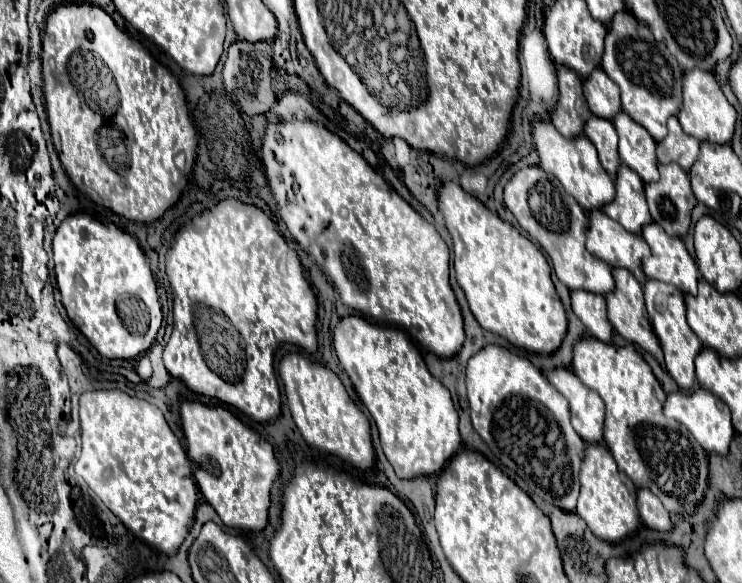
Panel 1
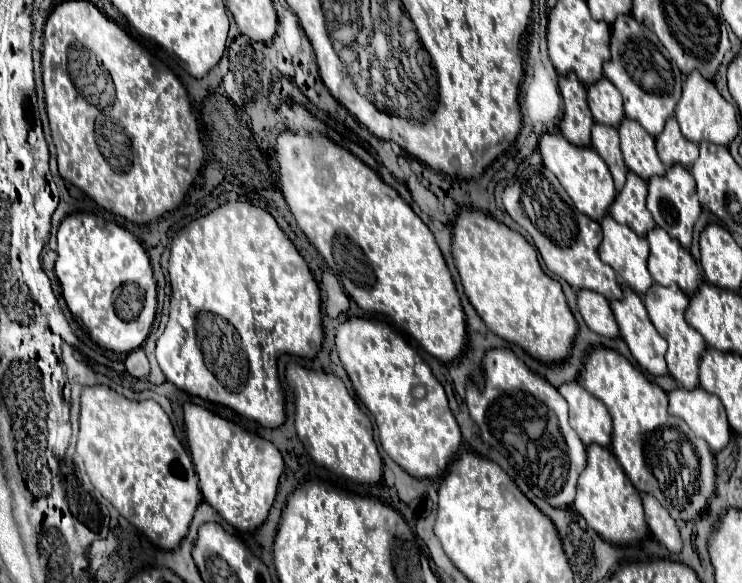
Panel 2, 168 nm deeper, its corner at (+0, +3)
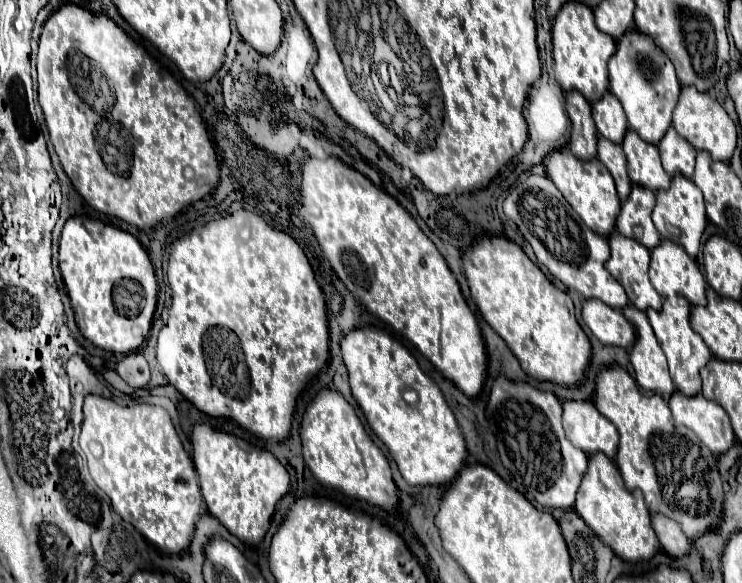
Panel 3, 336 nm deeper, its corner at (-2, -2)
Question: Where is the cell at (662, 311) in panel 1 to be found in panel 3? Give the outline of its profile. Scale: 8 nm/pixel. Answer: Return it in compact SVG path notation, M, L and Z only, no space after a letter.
M669 295L669 297L665 297L661 311L653 311L653 309L647 311L647 319L649 319L649 323L653 327L653 333L659 341L659 345L661 345L667 361L669 361L669 373L671 373L671 379L673 379L675 387L683 395L697 395L697 393L701 393L699 371L711 359L711 351L703 343L703 339L691 329L689 313L691 313L691 303L685 301L685 297Z

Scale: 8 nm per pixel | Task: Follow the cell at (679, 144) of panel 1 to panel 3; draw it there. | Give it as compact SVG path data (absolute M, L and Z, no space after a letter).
M673 127L667 129L667 133L663 135L663 139L657 145L659 153L661 153L661 161L665 171L673 177L675 173L681 173L685 177L693 175L693 167L695 167L695 149L693 145L689 145L689 141L685 141L683 137L677 135L677 131Z

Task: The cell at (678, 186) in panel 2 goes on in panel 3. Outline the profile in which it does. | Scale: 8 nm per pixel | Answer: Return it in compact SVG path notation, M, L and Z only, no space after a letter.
M677 175L671 179L671 187L667 191L657 191L657 205L651 213L651 217L663 239L669 239L669 241L681 245L689 253L689 257L697 257L697 251L701 245L701 235L707 225L707 215L705 215L703 195L691 179Z

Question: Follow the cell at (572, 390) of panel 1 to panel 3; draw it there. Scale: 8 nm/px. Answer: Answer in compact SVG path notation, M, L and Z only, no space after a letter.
M565 401L563 427L567 439L587 455L605 453L609 459L617 453L617 429L605 419L591 401Z

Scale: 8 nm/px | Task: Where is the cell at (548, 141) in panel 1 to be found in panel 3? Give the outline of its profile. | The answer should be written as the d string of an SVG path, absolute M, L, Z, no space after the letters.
M569 149L553 151L551 155L545 157L543 163L547 169L547 177L555 183L555 187L561 191L561 195L567 199L567 203L573 207L573 211L577 211L577 215L585 221L585 225L591 231L607 237L607 233L611 233L615 229L615 219L617 219L619 207L621 207L613 177L607 171L607 167L599 159L579 161L577 157L573 157L573 153L569 153Z

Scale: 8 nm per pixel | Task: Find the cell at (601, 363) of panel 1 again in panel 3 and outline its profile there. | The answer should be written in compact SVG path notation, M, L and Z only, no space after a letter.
M609 367L597 377L595 407L601 415L605 415L619 431L619 453L615 463L621 471L625 487L629 491L639 489L645 495L645 503L651 513L661 513L675 519L689 539L701 537L705 531L713 531L723 517L723 485L717 469L717 457L697 439L689 429L681 429L673 423L669 405L661 399L661 395L647 395L635 383L635 379L623 367Z

